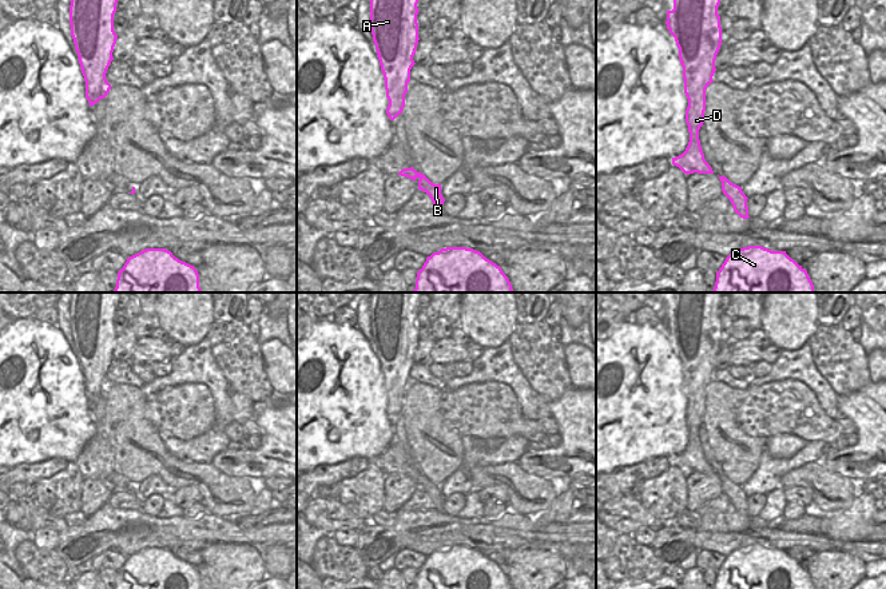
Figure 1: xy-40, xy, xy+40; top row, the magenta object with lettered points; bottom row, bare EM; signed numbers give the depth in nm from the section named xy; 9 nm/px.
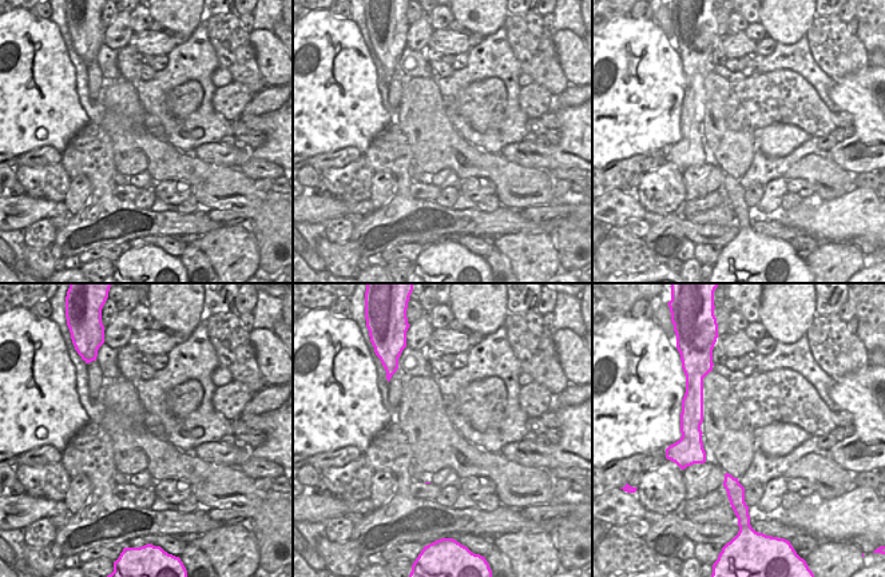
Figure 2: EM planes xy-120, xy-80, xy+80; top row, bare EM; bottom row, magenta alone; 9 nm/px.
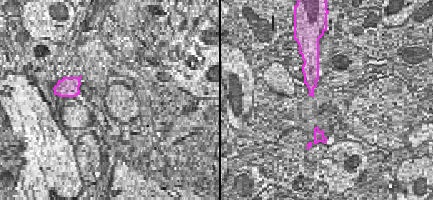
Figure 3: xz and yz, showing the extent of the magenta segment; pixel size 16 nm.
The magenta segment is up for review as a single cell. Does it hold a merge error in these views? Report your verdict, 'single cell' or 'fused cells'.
fused cells

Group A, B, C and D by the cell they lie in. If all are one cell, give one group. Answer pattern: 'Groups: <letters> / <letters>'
Groups: A D / B C.

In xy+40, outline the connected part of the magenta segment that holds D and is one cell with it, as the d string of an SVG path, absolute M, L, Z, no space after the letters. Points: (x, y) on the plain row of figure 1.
M675 292L674 309L667 310L667 329L675 337L683 366L690 431L686 450L672 457L672 463L687 474L714 473L704 458L699 429L704 422L706 389L714 381L715 359L722 345L720 297L722 292Z

